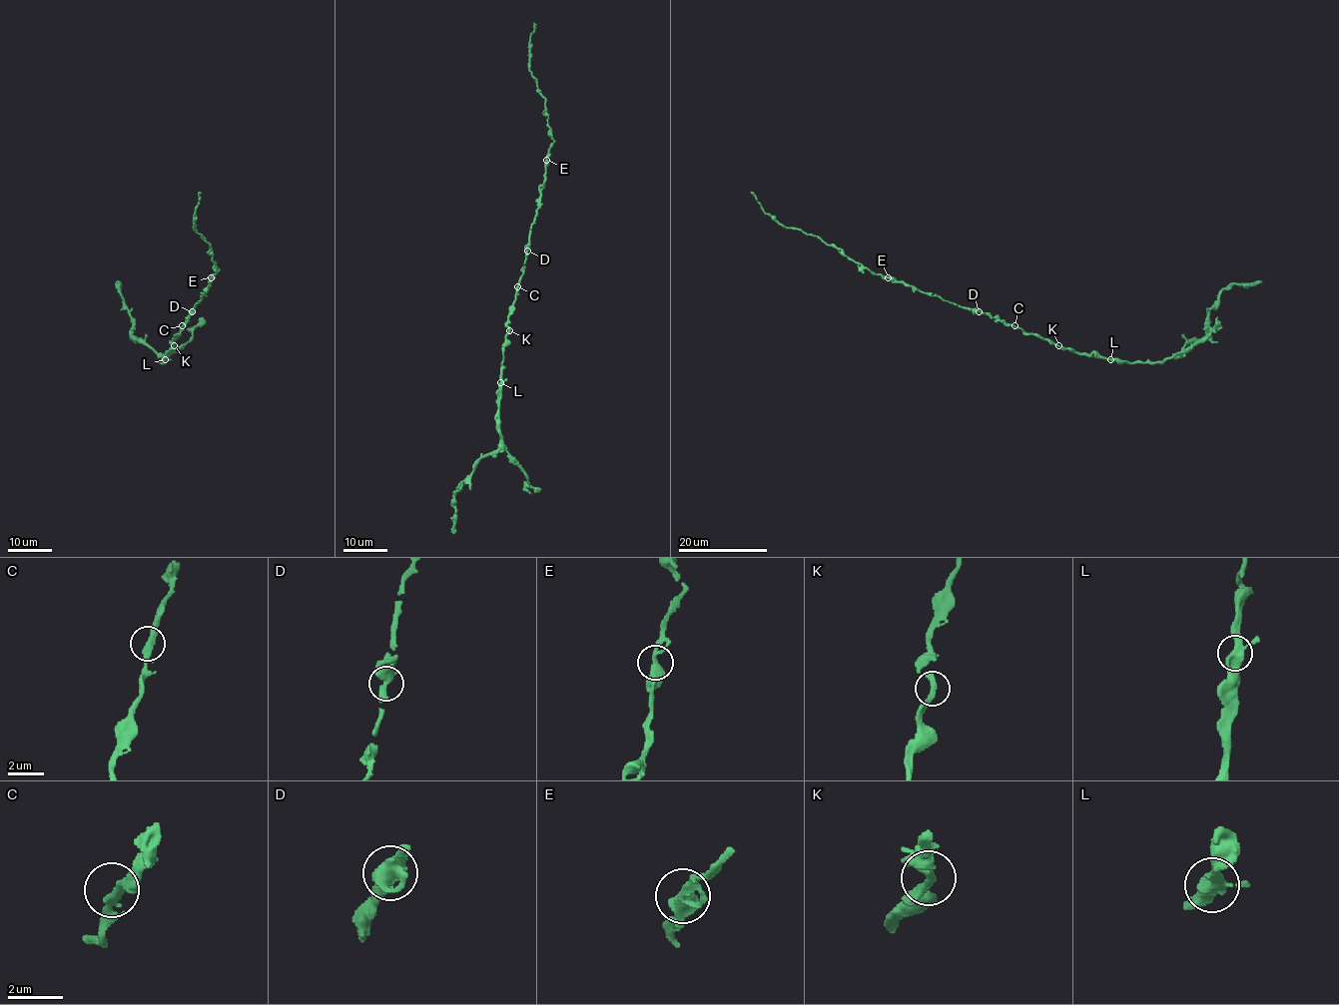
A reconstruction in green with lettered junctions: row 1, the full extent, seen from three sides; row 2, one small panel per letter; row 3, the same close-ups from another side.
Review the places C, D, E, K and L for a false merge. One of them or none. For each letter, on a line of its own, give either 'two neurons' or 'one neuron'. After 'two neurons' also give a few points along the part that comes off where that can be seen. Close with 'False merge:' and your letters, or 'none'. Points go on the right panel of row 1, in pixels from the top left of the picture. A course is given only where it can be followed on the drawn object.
C: one neuron
D: one neuron
E: one neuron
K: one neuron
L: one neuron
False merge: none

